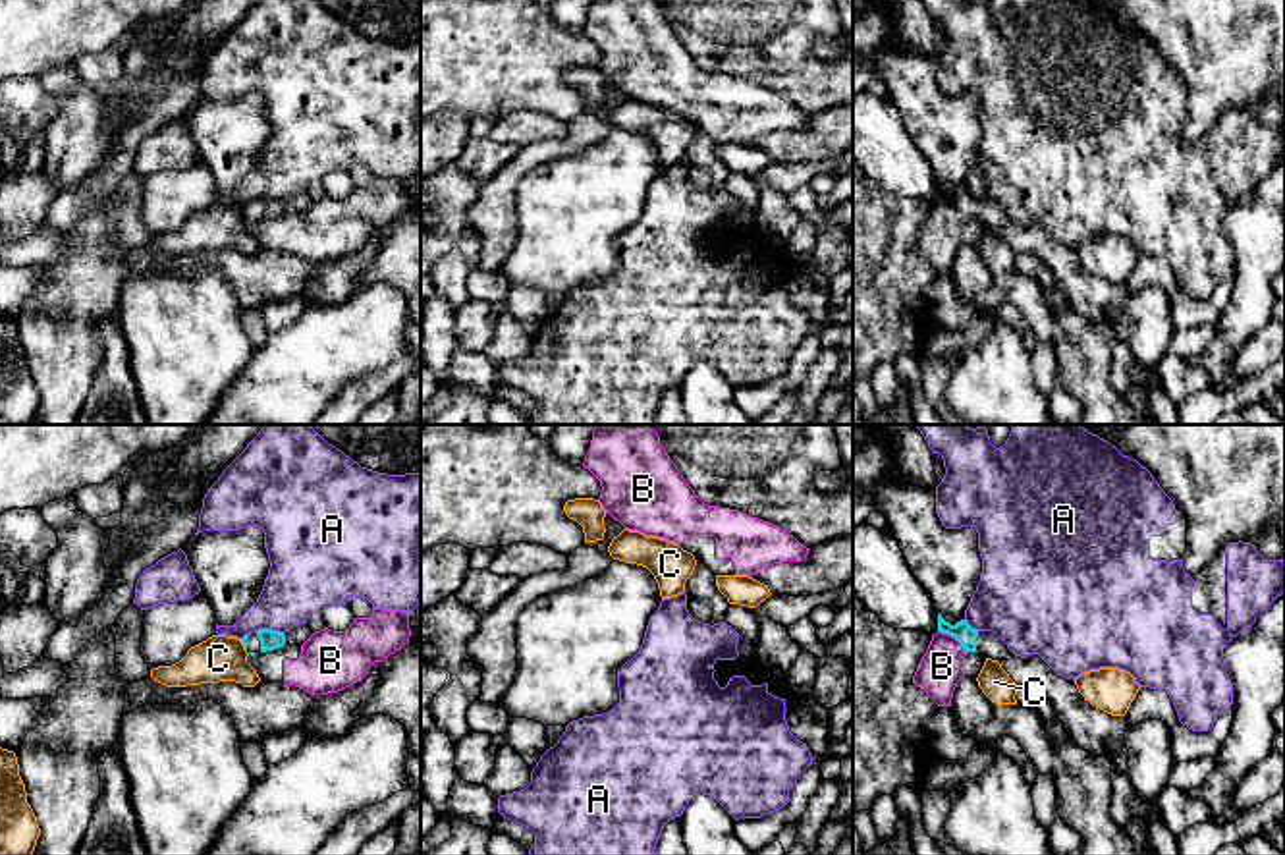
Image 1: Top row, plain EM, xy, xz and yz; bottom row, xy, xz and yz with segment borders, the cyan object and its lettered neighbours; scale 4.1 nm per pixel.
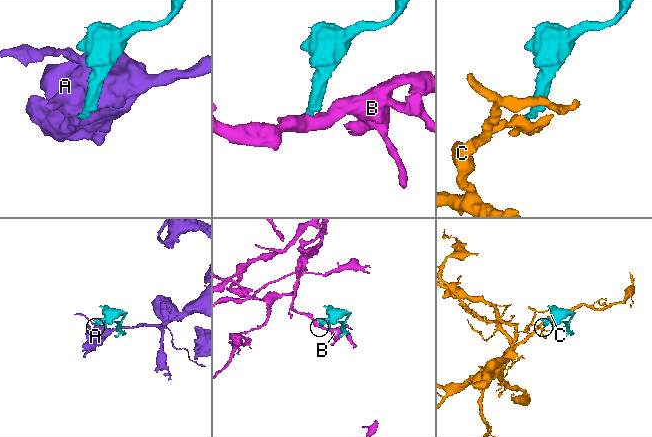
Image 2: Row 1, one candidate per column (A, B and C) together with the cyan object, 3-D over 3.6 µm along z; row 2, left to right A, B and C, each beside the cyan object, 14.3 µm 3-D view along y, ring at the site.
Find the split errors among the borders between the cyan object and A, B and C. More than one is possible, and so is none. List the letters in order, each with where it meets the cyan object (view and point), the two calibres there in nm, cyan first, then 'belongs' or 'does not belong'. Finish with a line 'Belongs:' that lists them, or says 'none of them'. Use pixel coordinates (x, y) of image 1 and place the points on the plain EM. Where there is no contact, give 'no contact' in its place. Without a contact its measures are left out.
A: meets cyan in xy at (269, 197); 80 nm thick on the cyan side, 280 nm on the other; does not belong
B: meets cyan in yz at (954, 203); 80 nm thick on the cyan side, 190 nm on the other; does not belong
C: meets cyan in xy at (244, 213); 20 nm thick on the cyan side, 190 nm on the other; does not belong
Belongs: none of them

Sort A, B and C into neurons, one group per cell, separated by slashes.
A / B / C

